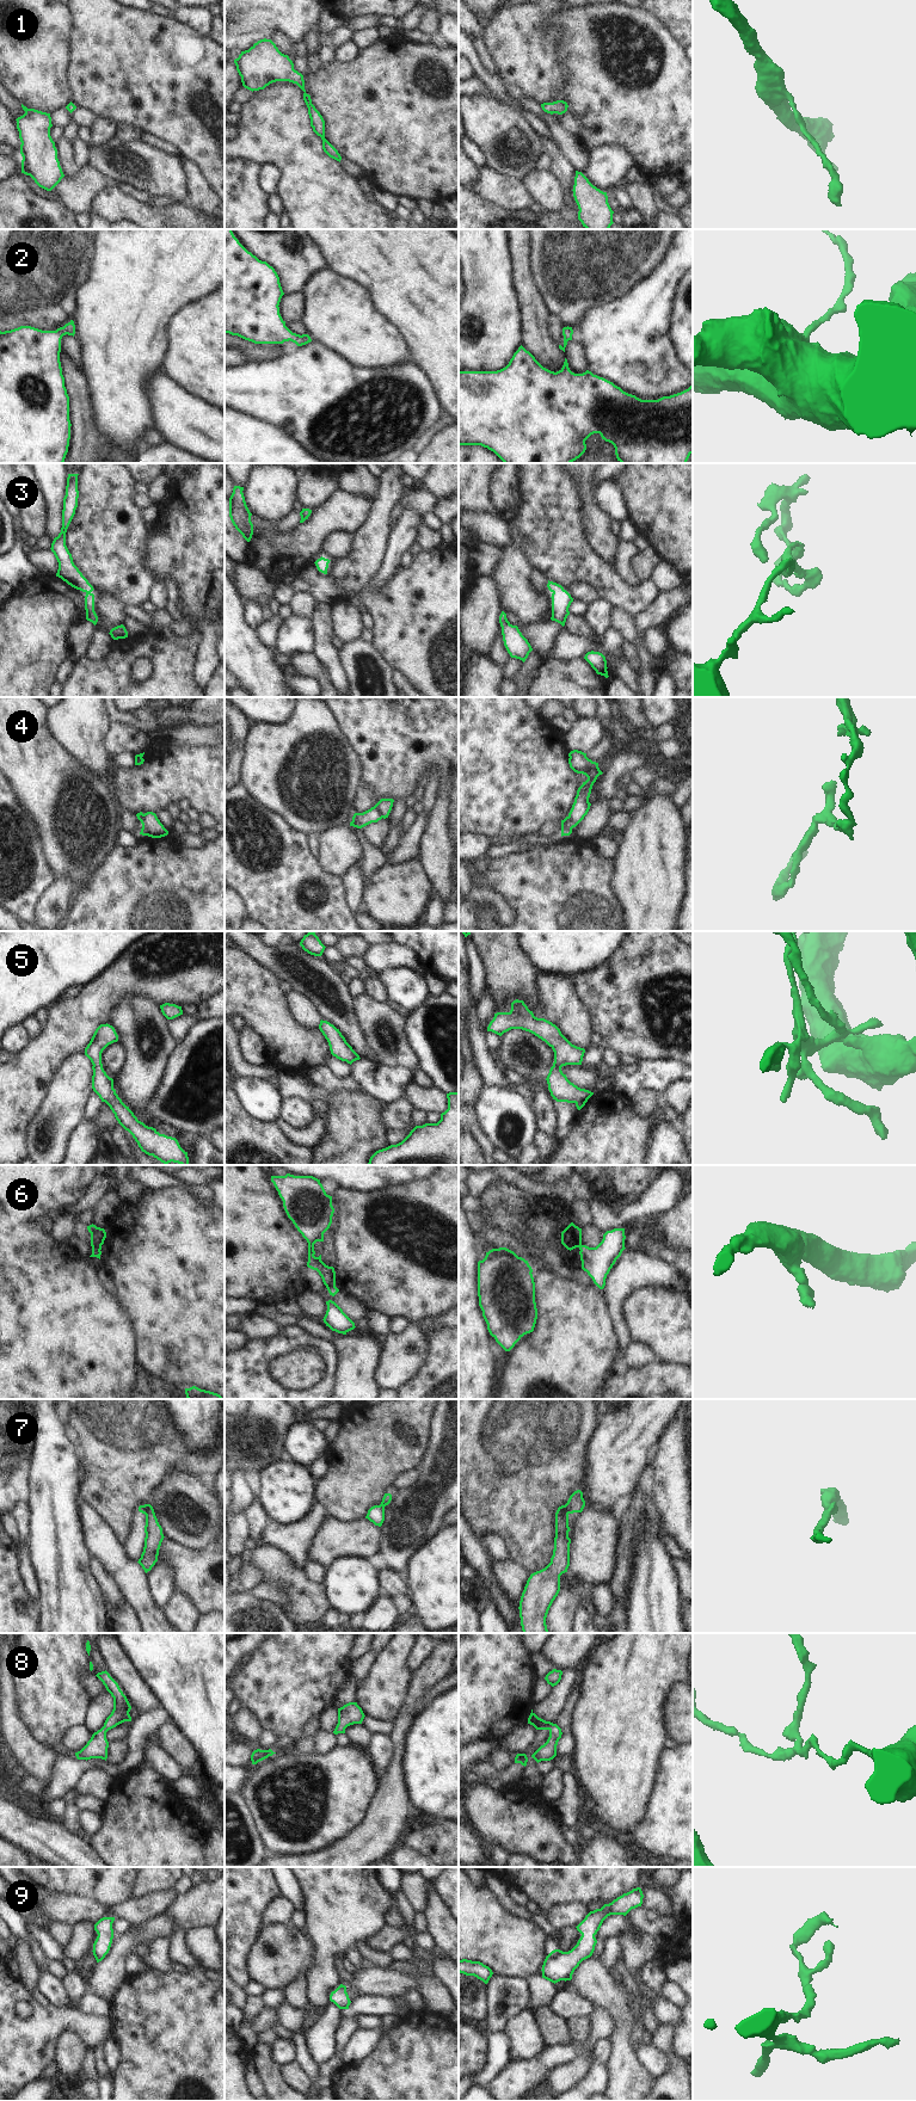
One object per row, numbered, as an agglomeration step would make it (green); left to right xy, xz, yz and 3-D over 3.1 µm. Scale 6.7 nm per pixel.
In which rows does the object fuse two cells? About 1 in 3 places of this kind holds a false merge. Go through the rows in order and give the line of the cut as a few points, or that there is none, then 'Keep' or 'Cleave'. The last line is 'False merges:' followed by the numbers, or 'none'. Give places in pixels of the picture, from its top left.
1: No split. Keep
2: No split. Keep
3: No split. Keep
4: Split along xz (374, 806), (382, 817). Cleave
5: No split. Keep
6: Split along xy (100, 1245), (92, 1249). Cleave
7: Split along yz (564, 1505), (569, 1513). Cleave
8: No split. Keep
9: No split. Keep
False merges: 4, 6, 7.

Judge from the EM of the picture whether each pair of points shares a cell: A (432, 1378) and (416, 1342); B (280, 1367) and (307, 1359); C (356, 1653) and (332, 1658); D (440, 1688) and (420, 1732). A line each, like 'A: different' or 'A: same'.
A: different
B: same
C: different
D: different

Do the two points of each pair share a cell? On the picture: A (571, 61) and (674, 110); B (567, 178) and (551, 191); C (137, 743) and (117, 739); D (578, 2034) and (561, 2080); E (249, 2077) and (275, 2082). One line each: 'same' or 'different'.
A: same
B: different
C: same
D: different
E: different

